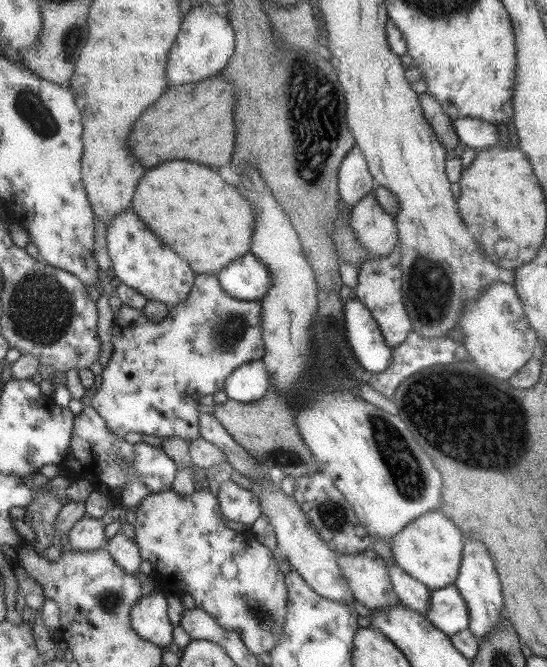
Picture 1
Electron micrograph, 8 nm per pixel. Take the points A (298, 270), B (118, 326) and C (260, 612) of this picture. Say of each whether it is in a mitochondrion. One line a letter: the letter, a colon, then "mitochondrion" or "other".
A: other
B: other
C: mitochondrion

